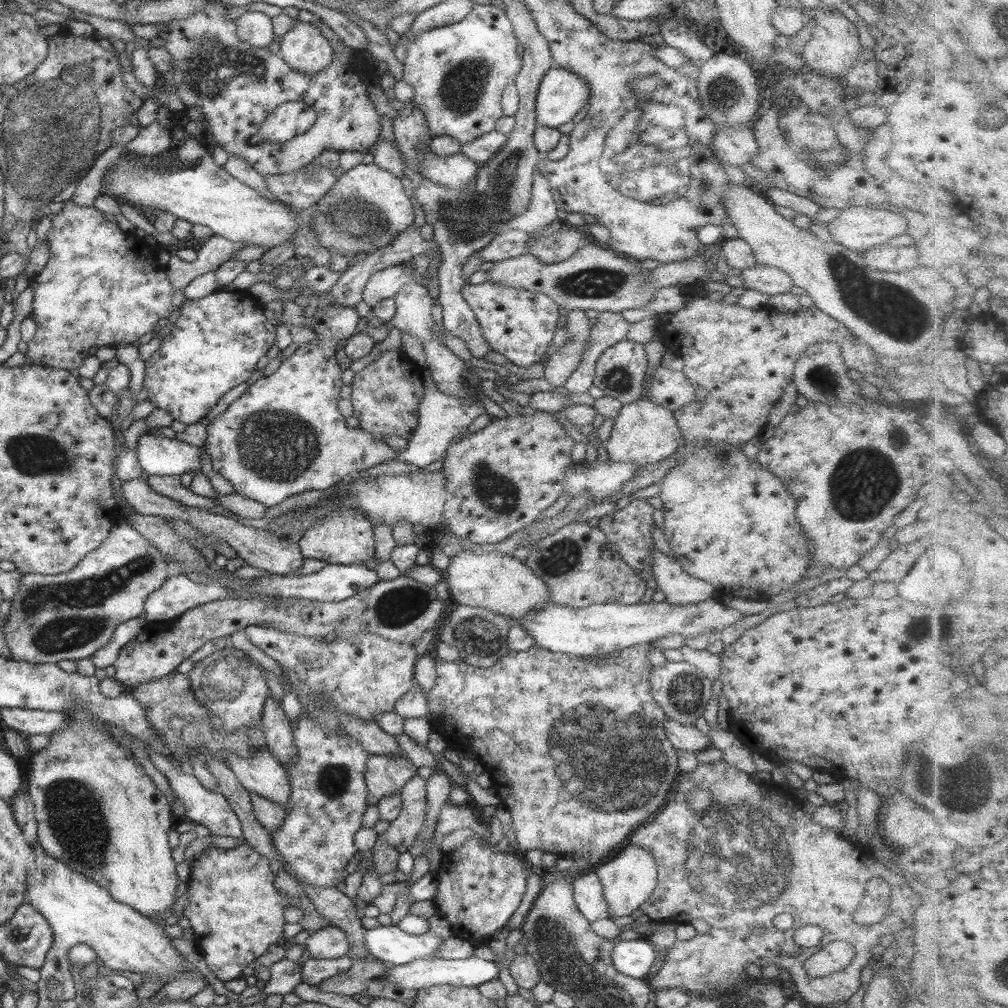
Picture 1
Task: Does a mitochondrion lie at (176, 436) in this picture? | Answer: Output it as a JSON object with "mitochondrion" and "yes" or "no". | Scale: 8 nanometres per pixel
{"mitochondrion":"no"}

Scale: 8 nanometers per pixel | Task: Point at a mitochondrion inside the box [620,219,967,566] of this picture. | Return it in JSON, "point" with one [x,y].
{"point":[861,485]}

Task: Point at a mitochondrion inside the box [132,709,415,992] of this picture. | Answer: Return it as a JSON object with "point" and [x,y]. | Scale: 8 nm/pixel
{"point":[333,780]}

